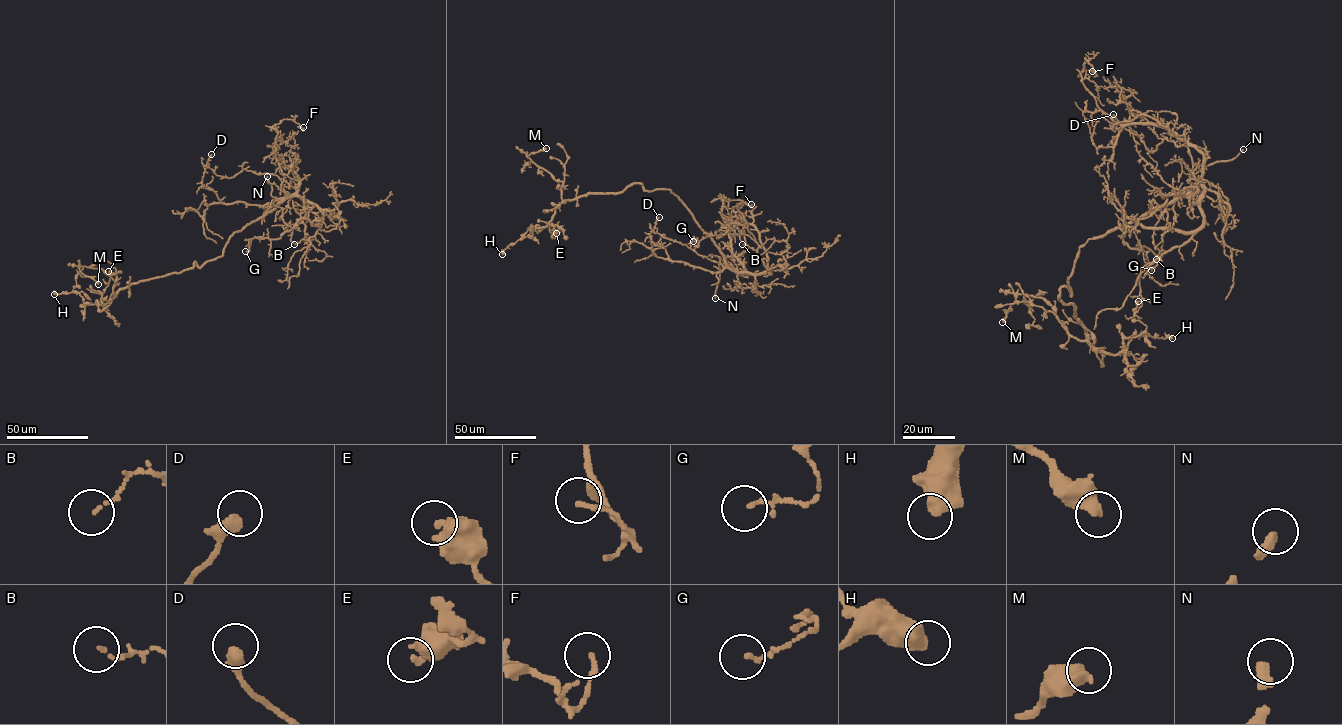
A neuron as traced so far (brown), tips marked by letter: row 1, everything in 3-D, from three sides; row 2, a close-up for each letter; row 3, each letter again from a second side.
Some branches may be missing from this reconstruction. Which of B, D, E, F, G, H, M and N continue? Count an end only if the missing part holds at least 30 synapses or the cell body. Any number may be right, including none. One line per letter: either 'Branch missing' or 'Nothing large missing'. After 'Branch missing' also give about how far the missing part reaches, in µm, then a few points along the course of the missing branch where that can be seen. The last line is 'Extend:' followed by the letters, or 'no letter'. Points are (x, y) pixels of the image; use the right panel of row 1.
B: Nothing large missing
D: Nothing large missing
E: Nothing large missing
F: Nothing large missing
G: Nothing large missing
H: Nothing large missing
M: Branch missing. Missing length about 10 µm. Course of what is missing: (1002, 322), (1011, 326), (1024, 319)
N: Nothing large missing
Extend: M

